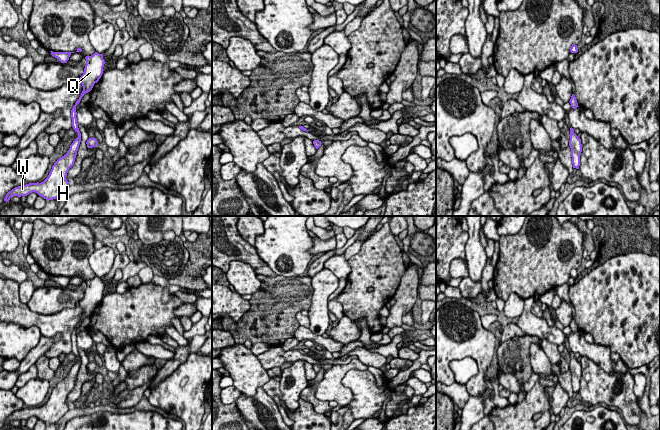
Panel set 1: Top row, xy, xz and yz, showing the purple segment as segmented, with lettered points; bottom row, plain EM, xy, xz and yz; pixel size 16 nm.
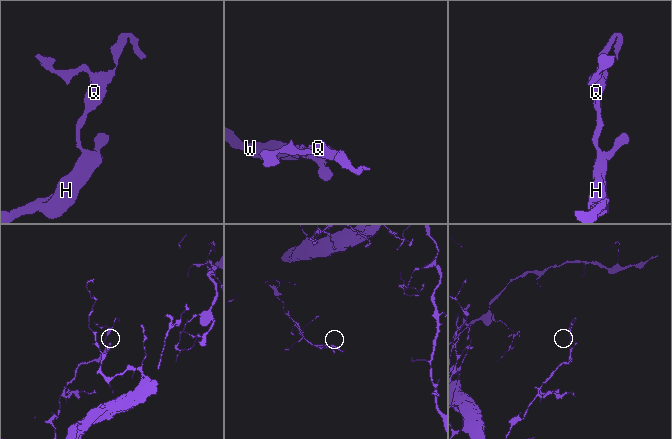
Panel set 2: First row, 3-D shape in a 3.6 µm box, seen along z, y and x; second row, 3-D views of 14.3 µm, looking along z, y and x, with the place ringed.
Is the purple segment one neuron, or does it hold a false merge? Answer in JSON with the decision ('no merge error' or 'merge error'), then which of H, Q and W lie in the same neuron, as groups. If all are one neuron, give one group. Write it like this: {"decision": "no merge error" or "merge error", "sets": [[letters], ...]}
{"decision": "no merge error", "sets": [["H", "Q", "W"]]}

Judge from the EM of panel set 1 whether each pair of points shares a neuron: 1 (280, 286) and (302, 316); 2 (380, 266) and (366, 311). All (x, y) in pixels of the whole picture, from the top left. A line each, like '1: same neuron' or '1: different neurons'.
1: different neurons
2: same neuron

